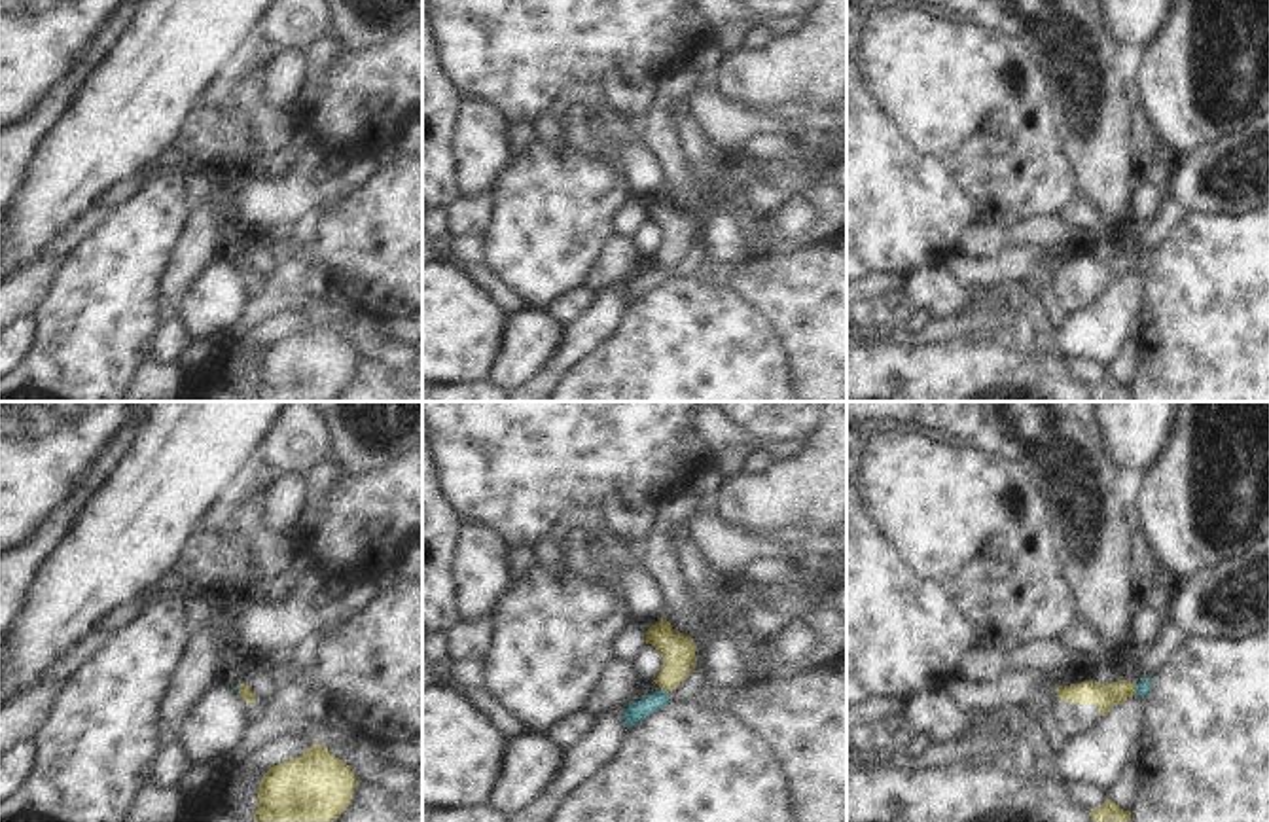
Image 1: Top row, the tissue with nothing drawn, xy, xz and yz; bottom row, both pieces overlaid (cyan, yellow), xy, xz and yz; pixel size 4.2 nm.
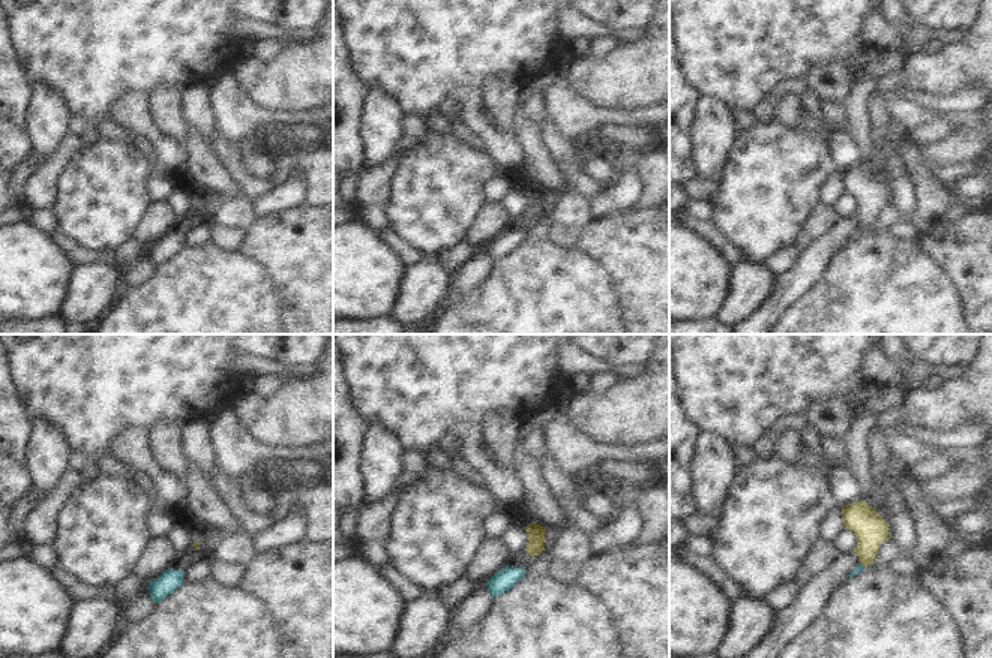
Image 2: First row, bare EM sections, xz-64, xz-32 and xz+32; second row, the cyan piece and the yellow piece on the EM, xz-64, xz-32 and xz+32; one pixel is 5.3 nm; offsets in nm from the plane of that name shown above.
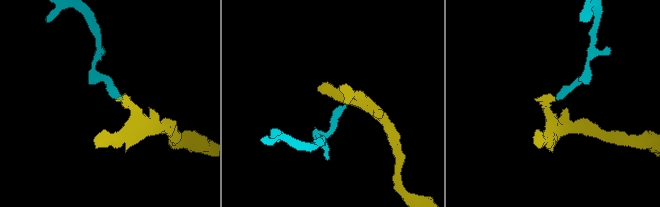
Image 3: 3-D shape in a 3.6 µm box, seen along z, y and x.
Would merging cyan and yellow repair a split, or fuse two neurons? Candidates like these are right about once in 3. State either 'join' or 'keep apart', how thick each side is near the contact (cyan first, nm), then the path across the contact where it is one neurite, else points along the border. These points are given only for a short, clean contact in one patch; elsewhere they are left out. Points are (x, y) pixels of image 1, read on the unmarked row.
join; 60 nm thick on the cyan side, 110 nm on the other; runs through yz (1144, 260), (1137, 266), (1090, 268)

